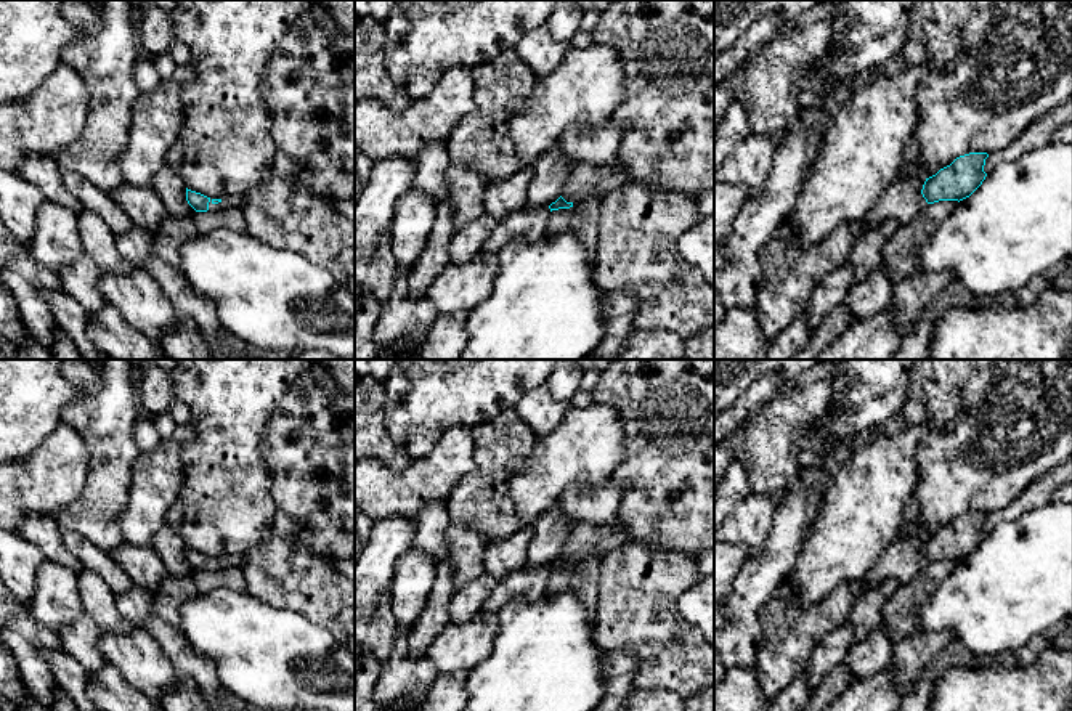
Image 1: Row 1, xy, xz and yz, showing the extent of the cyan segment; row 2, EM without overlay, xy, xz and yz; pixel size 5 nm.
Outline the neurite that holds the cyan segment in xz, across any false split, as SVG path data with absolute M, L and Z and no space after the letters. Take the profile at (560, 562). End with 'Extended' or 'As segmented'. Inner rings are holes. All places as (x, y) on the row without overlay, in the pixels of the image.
M618 520L613 525L594 525L581 522L573 526L568 541L562 547L560 557L549 565L550 571L573 567L575 560L597 554L602 559L627 541L627 533Z. Extended

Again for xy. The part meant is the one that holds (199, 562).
M186 547L186 560L196 571L215 571L215 570L221 570L225 565L236 565L242 568L241 559L236 560L210 559L188 547Z. Extended

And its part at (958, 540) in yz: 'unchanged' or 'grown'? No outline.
unchanged

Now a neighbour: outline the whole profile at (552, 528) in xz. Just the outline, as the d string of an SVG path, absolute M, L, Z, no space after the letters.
M558 504L541 514L534 522L533 542L528 549L525 567L538 568L555 562L568 541L573 523L563 515Z

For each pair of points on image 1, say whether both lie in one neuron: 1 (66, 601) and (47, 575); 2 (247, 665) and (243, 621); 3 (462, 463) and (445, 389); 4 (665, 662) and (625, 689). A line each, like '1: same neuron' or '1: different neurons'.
1: same neuron
2: same neuron
3: different neurons
4: different neurons

